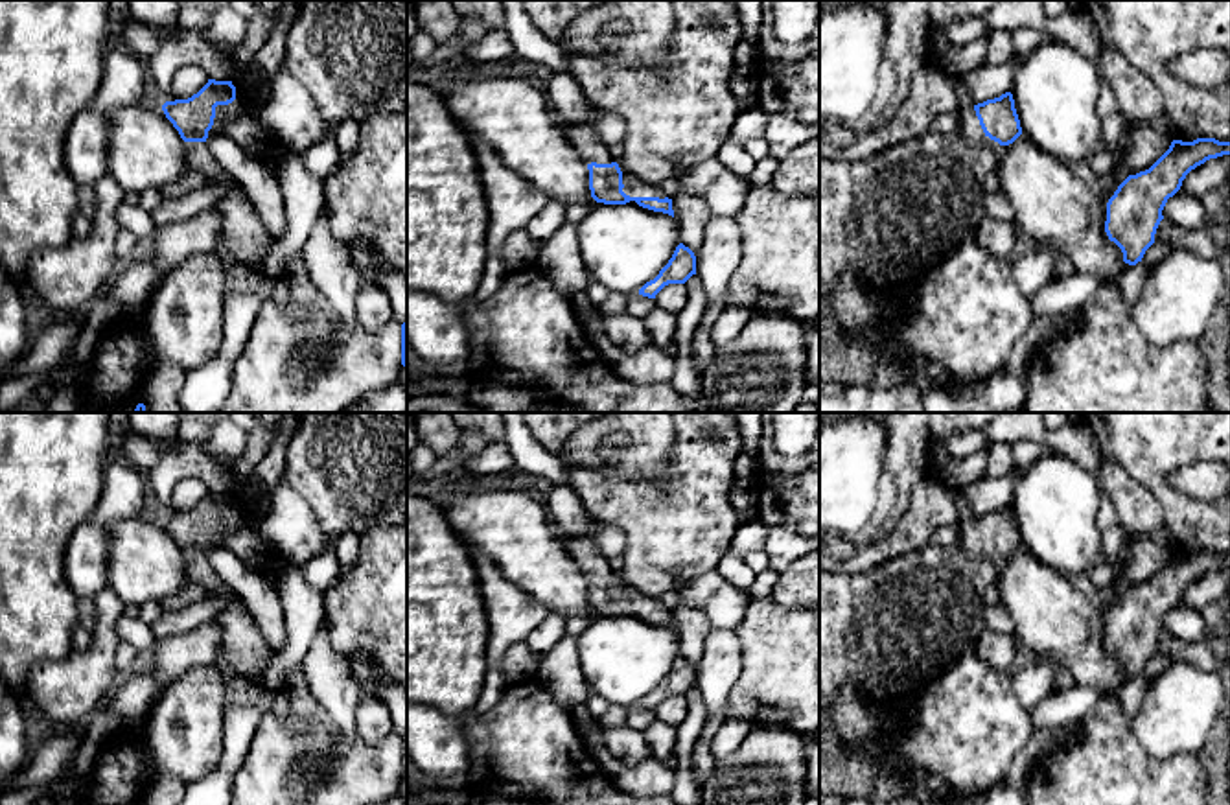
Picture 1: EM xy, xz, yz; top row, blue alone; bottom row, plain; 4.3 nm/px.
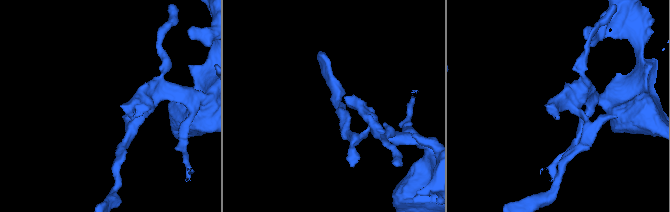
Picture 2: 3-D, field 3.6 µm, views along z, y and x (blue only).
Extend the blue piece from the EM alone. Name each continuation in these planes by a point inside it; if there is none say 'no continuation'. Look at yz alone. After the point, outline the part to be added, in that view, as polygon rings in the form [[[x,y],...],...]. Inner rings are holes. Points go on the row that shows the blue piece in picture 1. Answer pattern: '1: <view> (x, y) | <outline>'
1: yz (892, 218) | [[[969,107],[959,114],[956,134],[928,131],[921,138],[891,146],[858,162],[838,162],[819,155],[819,383],[926,387],[928,361],[906,356],[891,335],[878,337],[888,354],[876,356],[869,339],[840,332],[834,287],[845,271],[854,271],[871,289],[897,289],[974,238],[985,216],[983,181],[996,169],[1000,147],[983,133],[974,107]]]

